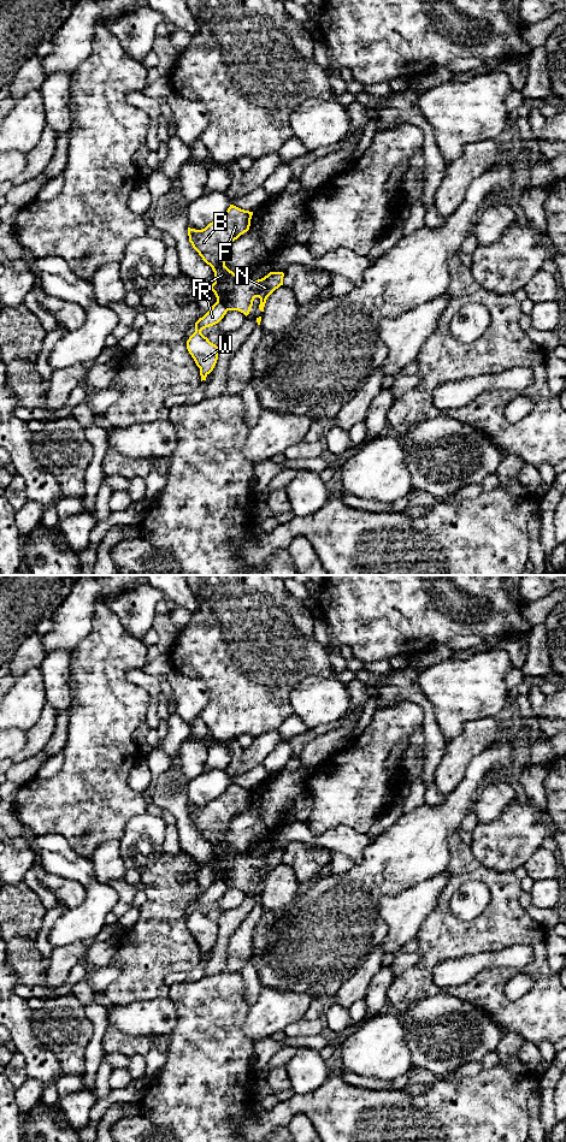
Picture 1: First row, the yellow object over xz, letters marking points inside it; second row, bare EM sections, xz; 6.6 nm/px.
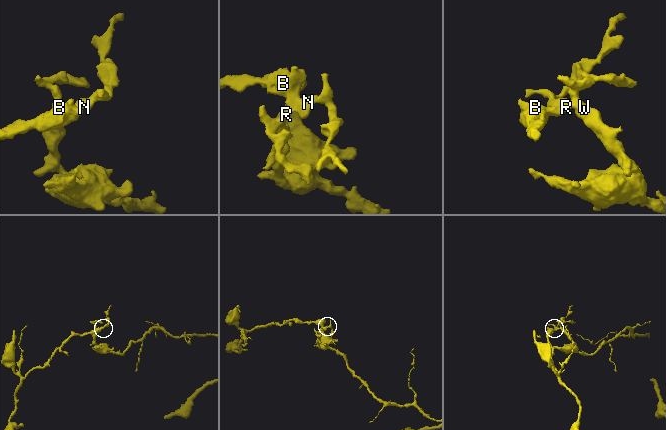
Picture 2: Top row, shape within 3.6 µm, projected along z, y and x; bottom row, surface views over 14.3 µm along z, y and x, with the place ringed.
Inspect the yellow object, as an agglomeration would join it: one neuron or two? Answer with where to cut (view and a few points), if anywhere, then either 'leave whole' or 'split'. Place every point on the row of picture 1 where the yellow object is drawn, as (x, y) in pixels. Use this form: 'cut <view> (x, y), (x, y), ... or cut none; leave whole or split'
cut xz (217, 300), (229, 309); split

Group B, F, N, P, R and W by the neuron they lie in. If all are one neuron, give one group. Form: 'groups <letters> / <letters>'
groups B F N P / R W

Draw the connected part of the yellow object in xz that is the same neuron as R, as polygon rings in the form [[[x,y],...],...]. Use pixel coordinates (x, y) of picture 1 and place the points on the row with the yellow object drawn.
[[[217,301],[212,308],[195,323],[195,332],[187,341],[187,349],[200,368],[201,381],[213,371],[218,360],[218,347],[201,331],[218,324],[229,309]]]

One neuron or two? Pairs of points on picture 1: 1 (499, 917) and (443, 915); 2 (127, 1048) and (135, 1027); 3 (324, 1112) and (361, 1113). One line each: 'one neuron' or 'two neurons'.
1: one neuron
2: two neurons
3: one neuron

